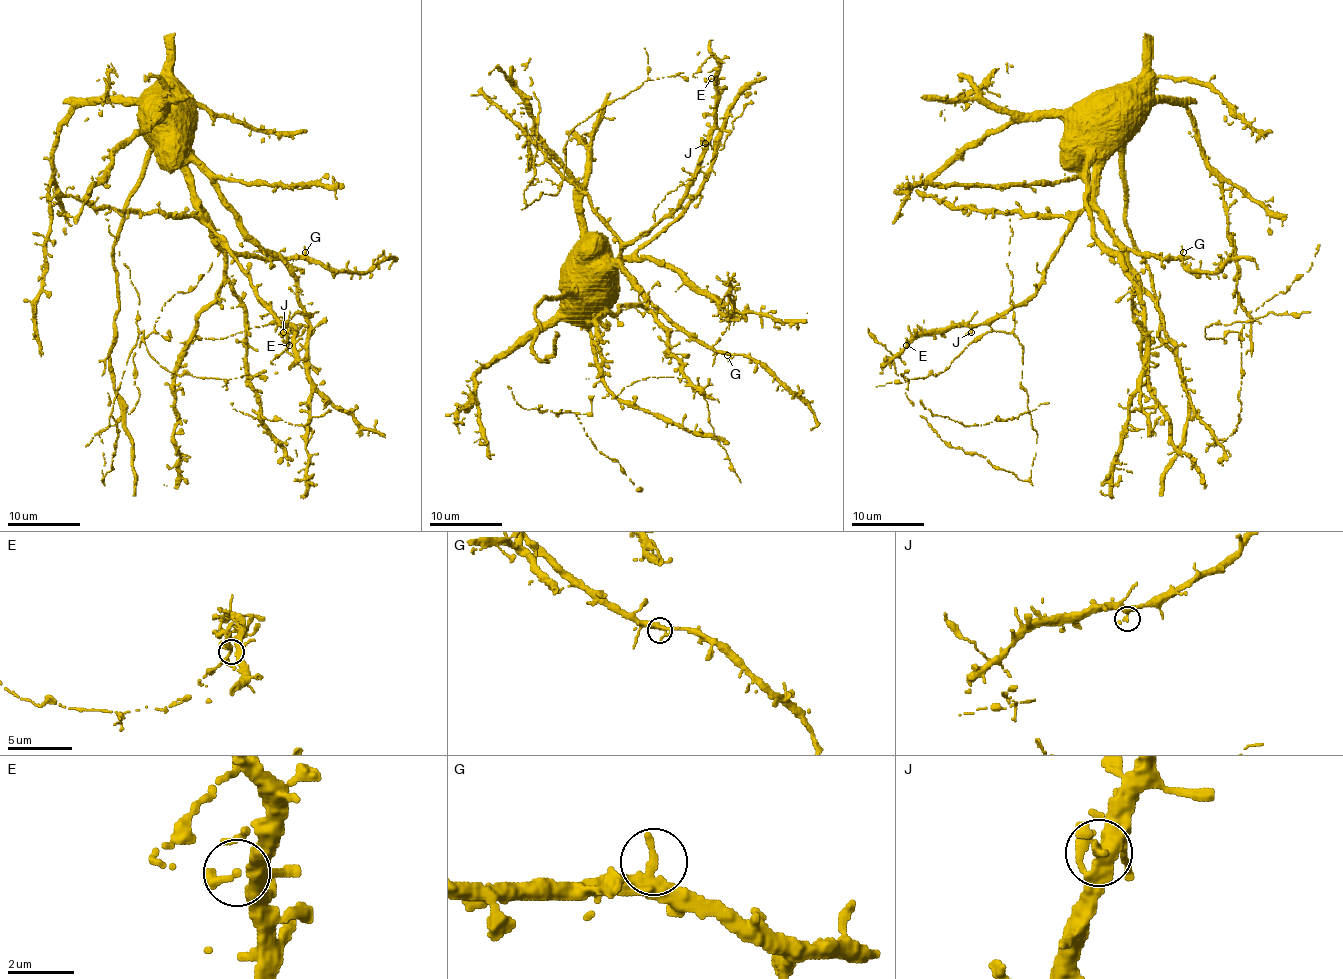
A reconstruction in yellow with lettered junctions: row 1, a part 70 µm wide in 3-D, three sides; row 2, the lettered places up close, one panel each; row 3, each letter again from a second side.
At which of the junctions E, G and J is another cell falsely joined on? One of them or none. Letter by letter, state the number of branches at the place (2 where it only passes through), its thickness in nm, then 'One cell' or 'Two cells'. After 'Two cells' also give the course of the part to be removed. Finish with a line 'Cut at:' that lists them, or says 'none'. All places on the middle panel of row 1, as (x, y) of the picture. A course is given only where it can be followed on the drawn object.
E: Branches: 2. Thickness 300 nm. One cell
G: Branches: 2. Thickness 280 nm. One cell
J: Branches: 2. Thickness 300 nm. One cell
Cut at: none

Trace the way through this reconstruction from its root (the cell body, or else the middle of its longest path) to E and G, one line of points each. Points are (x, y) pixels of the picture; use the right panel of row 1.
E: (961, 325), (930, 330), (906, 345)
G: (961, 325), (981, 325), (1023, 305), (1063, 234), (1087, 208), (1134, 252), (1183, 252)

